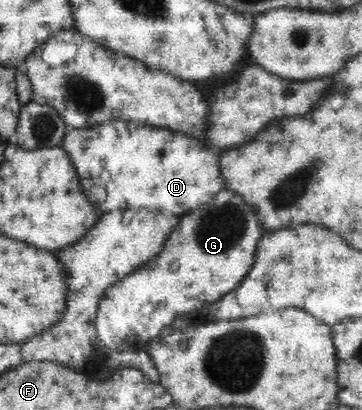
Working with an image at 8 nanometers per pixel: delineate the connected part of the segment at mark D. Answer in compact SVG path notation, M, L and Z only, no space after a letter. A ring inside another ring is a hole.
M113 118L109 123L67 131L61 147L72 159L85 196L101 213L131 207L157 209L181 217L213 201L224 188L219 155L199 140L168 128Z

